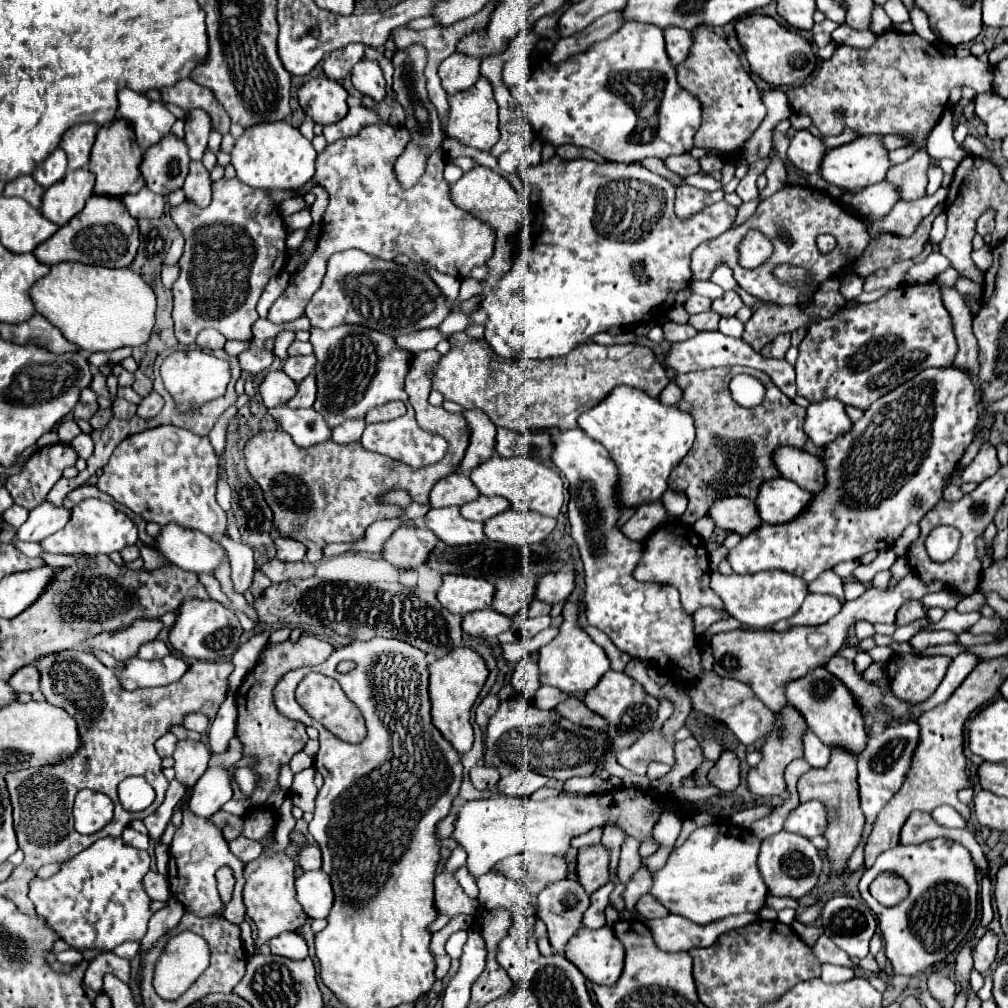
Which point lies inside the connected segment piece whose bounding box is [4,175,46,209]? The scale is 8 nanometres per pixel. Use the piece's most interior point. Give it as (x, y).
(25, 187)

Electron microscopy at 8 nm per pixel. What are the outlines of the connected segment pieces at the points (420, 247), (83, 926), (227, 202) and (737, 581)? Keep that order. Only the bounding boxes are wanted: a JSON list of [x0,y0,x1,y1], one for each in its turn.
[[268,123,494,323],[30,837,152,951],[170,177,286,341],[710,571,810,629]]

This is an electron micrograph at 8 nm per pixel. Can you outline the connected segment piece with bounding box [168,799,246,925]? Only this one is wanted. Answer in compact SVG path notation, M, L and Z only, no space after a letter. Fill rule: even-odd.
M184 799L184 819L182 819L182 827L176 831L172 847L170 847L170 863L168 863L168 881L170 881L170 891L172 895L190 911L194 911L200 917L206 915L214 915L214 913L222 913L222 917L226 917L230 923L240 925L246 917L246 909L242 903L242 889L244 889L244 863L230 851L228 843L224 841L222 833L208 821L202 817L196 817L194 813L188 811L186 799ZM222 865L230 865L234 869L234 877L236 877L236 885L234 885L234 893L232 893L232 901L228 905L224 905L218 897L218 889L216 889L216 871Z

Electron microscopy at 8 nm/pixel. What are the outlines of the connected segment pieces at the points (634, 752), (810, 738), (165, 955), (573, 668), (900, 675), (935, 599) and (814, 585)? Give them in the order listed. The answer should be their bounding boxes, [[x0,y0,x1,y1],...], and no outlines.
[[616,699,674,775],[804,731,830,767],[154,931,208,997],[540,603,610,693],[886,653,950,703],[920,591,962,611],[810,569,844,601]]

